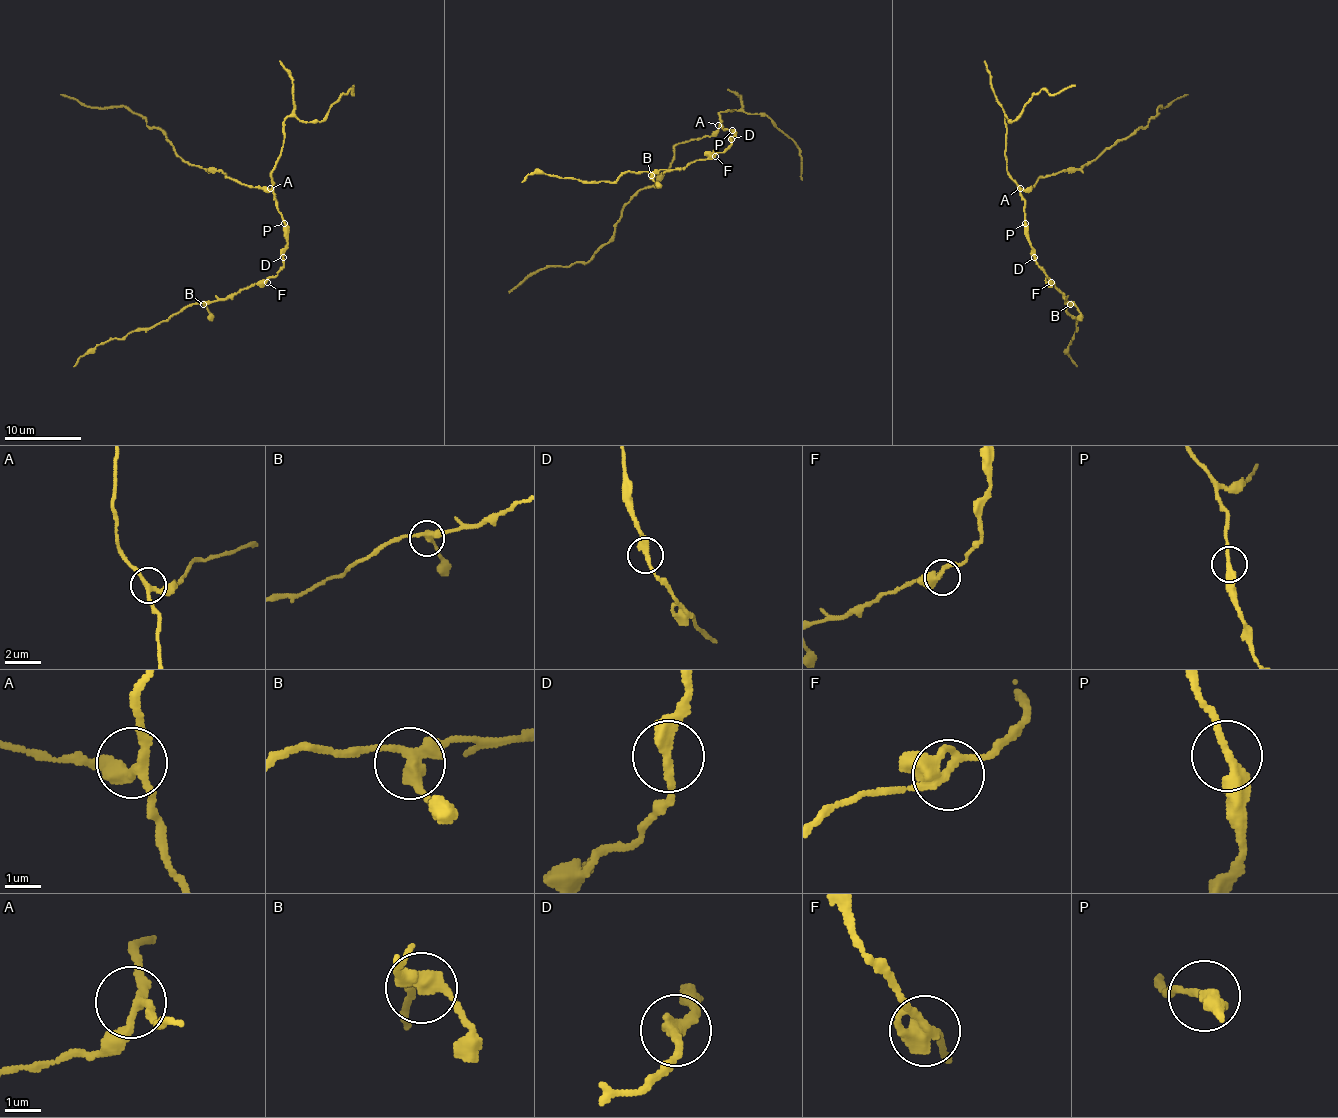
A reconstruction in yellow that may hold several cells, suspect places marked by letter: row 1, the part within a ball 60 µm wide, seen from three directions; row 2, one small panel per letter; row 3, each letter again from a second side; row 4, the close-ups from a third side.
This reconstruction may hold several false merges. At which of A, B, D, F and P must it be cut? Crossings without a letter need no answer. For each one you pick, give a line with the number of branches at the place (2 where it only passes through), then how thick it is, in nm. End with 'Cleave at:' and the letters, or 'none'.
Cleave at: none

